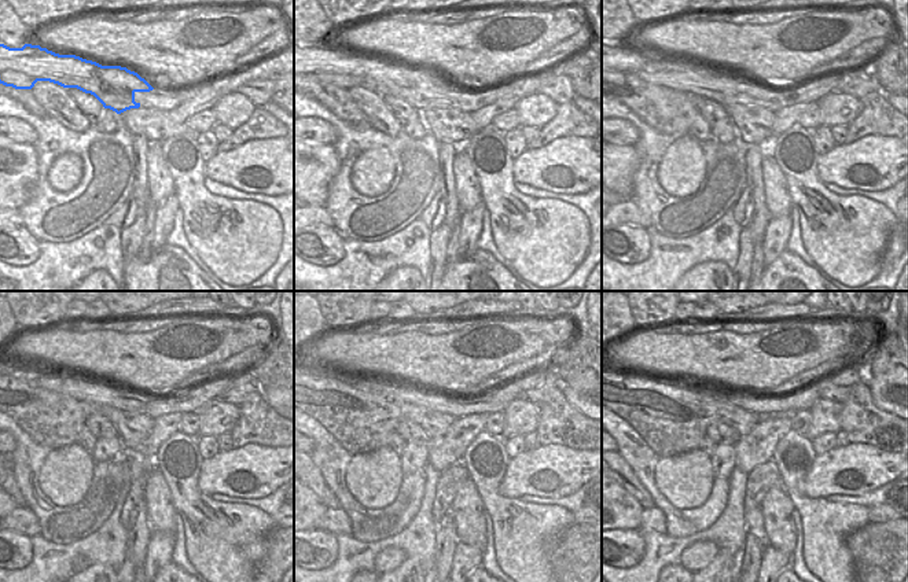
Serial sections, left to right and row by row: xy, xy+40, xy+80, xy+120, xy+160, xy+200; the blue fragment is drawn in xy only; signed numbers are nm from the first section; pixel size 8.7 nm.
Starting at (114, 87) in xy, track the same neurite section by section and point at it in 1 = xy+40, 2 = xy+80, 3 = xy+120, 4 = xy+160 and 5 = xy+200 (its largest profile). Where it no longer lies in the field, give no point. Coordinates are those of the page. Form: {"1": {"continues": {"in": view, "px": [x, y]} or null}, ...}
{"1": {"continues": {"in": "xy+40", "px": [422, 88]}}, "2": {"continues": {"in": "xy+80", "px": [701, 81]}}, "3": {"continues": {"in": "xy+120", "px": [81, 389]}}, "4": {"continues": {"in": "xy+160", "px": [392, 391]}}, "5": {"continues": {"in": "xy+200", "px": [745, 400]}}}

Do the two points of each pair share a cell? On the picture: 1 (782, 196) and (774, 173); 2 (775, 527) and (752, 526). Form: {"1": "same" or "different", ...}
{"1": "same", "2": "different"}

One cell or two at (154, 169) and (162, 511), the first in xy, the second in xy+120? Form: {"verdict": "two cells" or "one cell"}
{"verdict": "one cell"}

